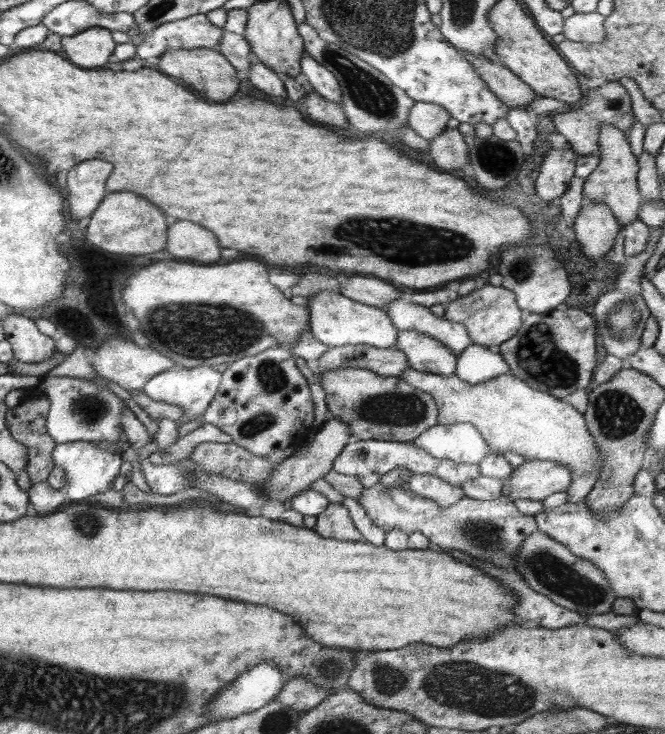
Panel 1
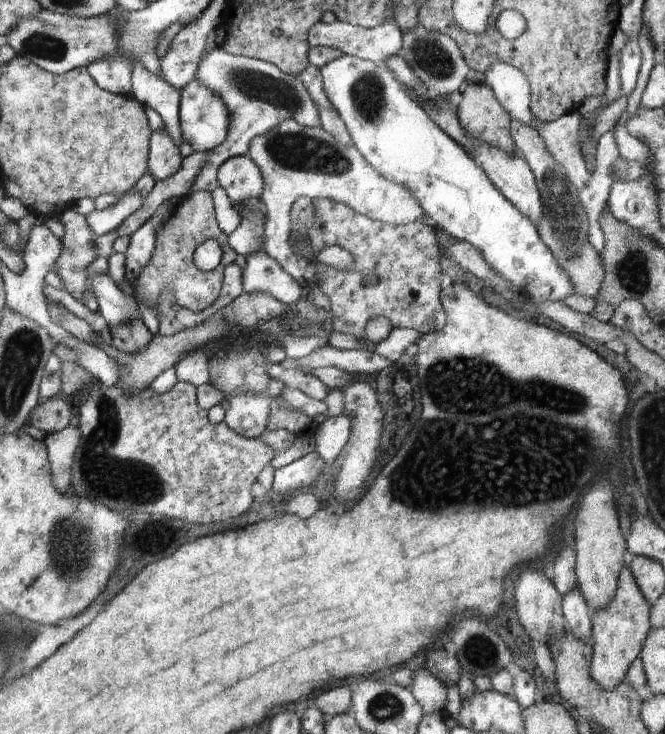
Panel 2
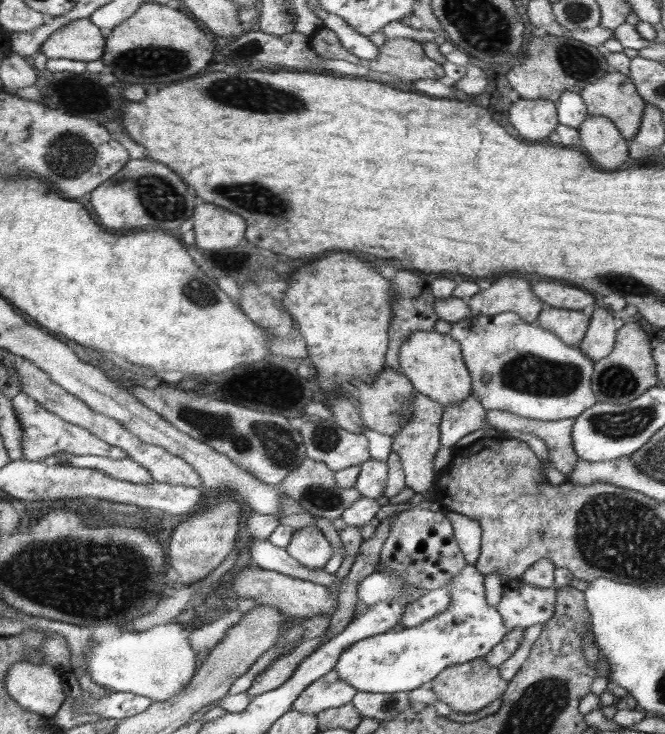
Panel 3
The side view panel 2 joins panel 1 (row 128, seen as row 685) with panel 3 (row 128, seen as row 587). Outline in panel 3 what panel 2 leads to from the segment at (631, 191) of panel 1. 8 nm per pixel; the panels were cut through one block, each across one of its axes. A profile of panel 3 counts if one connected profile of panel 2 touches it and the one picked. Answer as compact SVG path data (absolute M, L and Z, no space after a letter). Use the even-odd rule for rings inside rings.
M618 71L606 73L595 83L584 86L582 91L580 91L580 96L584 99L588 114L610 118L626 140L632 140L634 135L638 133L645 102L636 91L636 87L629 75Z

